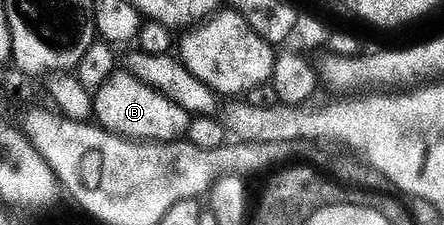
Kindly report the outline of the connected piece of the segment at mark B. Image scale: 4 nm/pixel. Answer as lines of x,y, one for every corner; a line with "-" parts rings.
126,69
116,70
115,75
101,89
94,92
95,114
98,126
118,135
120,139
146,141
148,144
173,143
182,140
187,126
192,121
185,109
165,98
160,91
153,89

